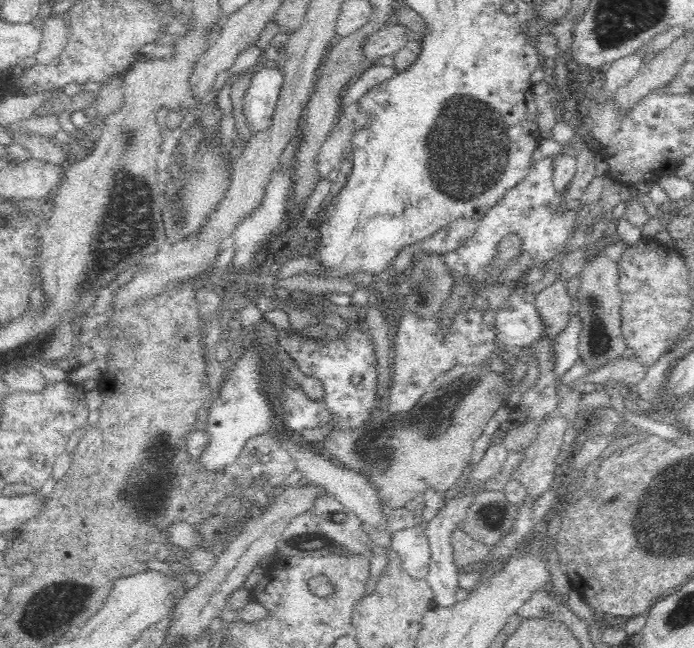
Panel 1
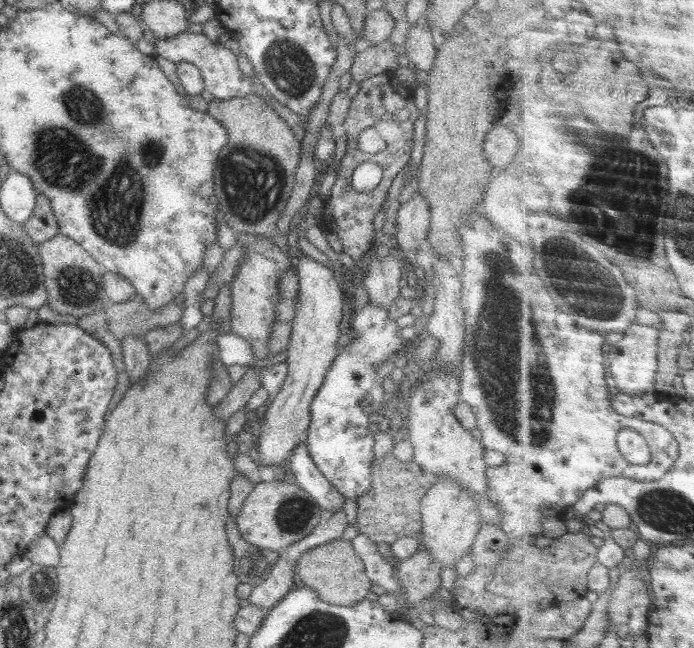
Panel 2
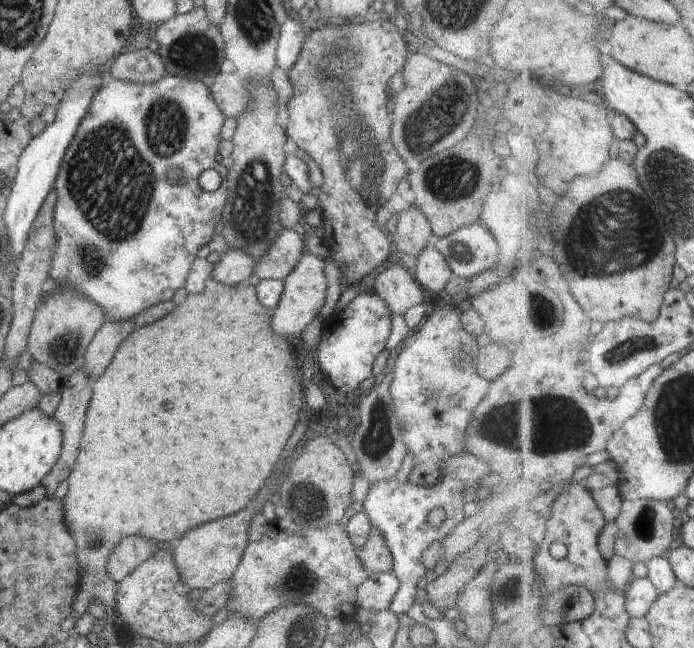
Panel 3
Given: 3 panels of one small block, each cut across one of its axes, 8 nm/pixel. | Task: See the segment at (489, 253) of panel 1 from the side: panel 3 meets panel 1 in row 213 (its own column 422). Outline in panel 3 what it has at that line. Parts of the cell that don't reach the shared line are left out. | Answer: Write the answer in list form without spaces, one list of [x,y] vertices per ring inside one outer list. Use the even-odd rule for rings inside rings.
[[[444,477],[430,486],[416,486],[408,478],[400,481],[397,478],[386,478],[376,484],[370,484],[366,498],[362,504],[364,512],[368,515],[373,526],[376,526],[394,558],[394,566],[391,571],[399,580],[398,590],[390,603],[389,609],[394,614],[406,614],[418,594],[418,581],[424,577],[426,568],[422,562],[422,552],[432,544],[444,540],[450,536],[454,529],[465,517],[464,490],[465,482],[458,479]],[[432,510],[442,510],[446,518],[442,520],[441,526],[434,527],[428,524],[428,516]]]

